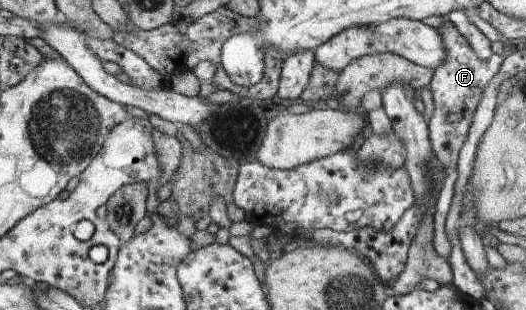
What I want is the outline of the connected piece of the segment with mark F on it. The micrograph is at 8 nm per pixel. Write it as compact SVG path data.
M445 19L437 29L441 36L446 54L443 63L434 69L430 80L430 90L434 99L434 116L429 121L430 142L434 151L435 166L438 170L445 168L455 169L459 149L465 143L473 113L481 101L481 95L493 75L499 71L503 60L502 55L493 54L489 60L483 61L472 52L467 40L458 32L458 29Z

